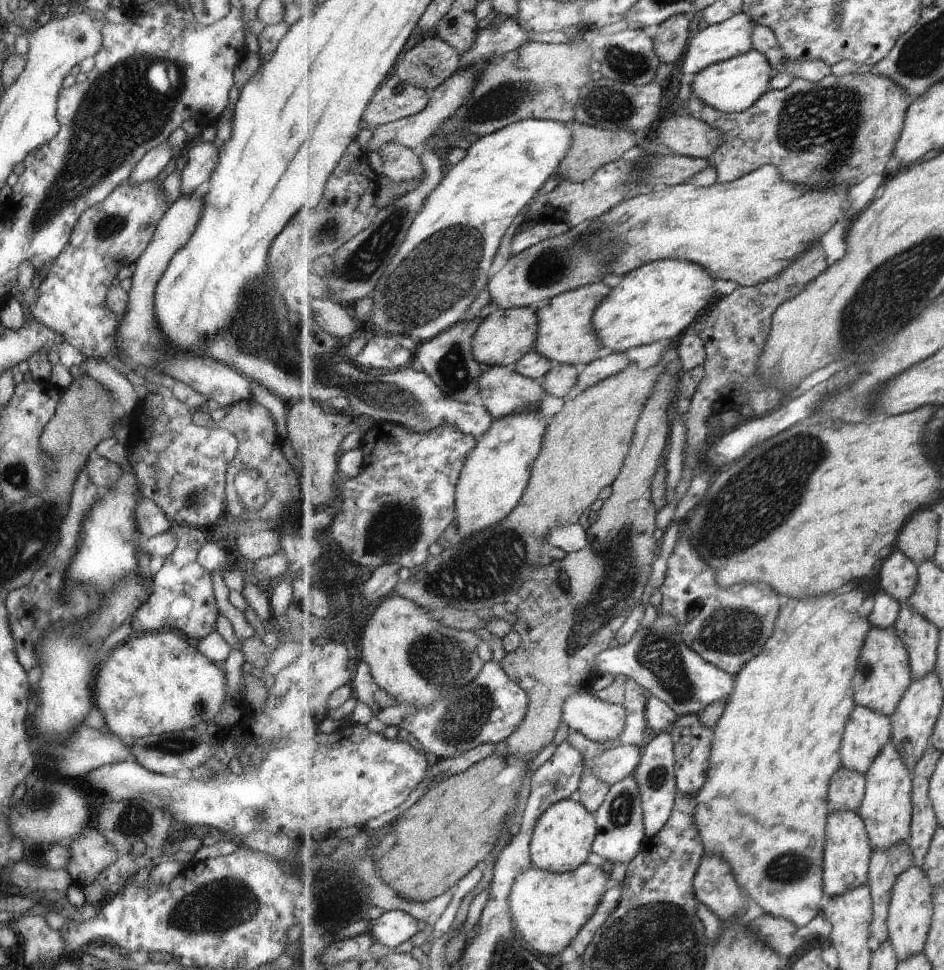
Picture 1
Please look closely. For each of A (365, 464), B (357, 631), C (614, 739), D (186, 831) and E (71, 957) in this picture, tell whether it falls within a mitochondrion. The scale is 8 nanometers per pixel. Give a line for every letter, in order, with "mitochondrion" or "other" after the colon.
A: other
B: other
C: other
D: other
E: other

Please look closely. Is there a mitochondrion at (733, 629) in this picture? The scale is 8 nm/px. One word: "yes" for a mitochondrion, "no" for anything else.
yes

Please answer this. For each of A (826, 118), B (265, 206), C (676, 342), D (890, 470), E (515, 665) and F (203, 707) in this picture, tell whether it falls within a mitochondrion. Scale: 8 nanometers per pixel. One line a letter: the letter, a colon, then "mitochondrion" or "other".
A: mitochondrion
B: other
C: other
D: other
E: other
F: mitochondrion

